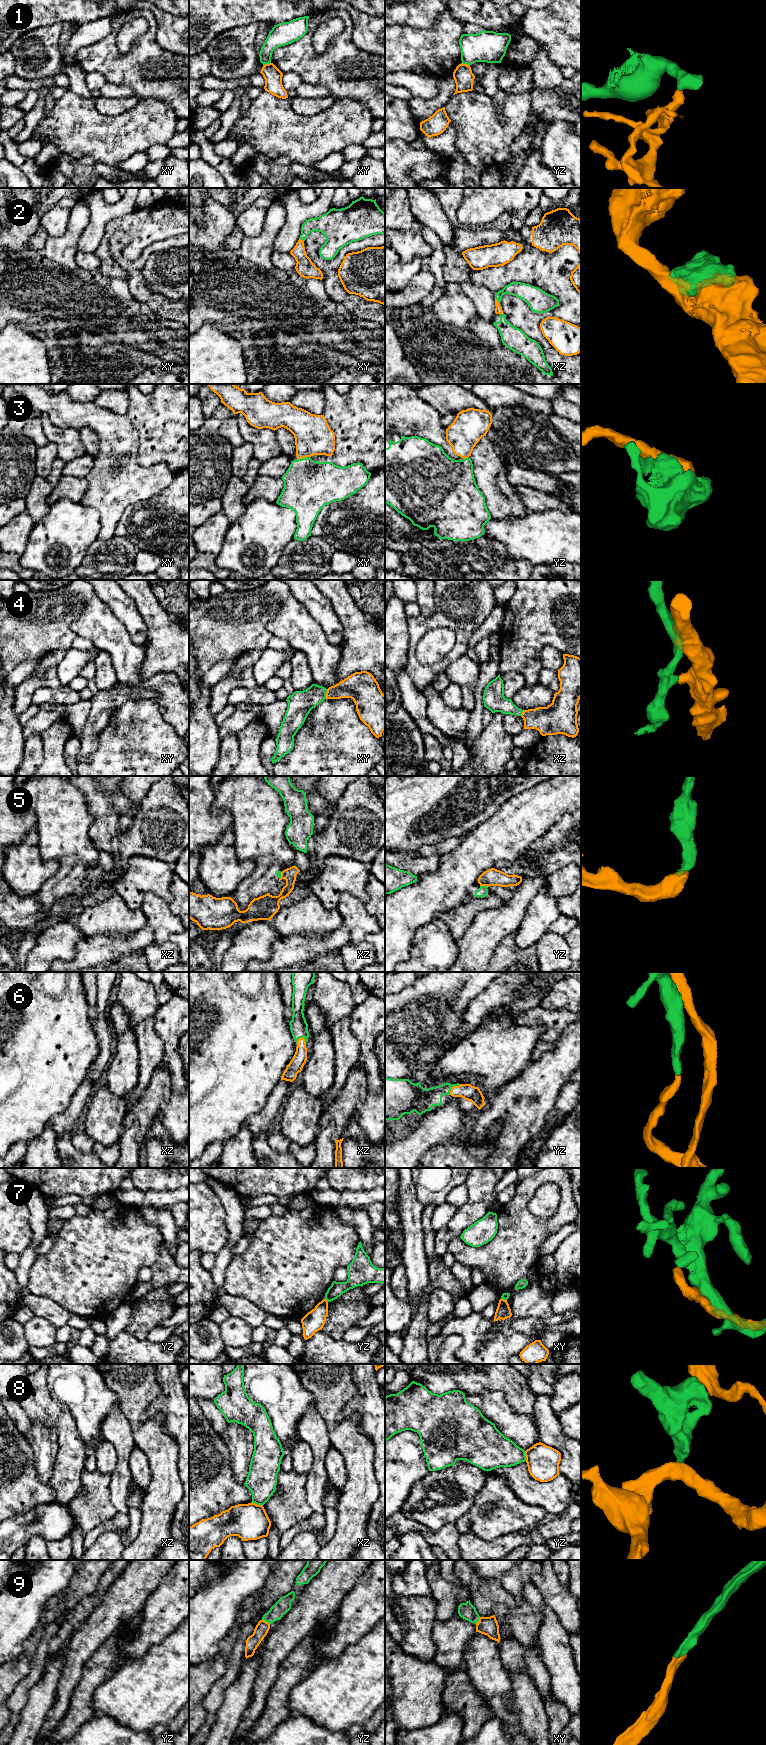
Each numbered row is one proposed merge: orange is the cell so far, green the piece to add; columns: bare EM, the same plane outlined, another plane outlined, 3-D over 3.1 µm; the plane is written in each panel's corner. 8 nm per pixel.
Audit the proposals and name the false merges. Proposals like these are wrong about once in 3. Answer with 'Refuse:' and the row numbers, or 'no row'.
Refuse: 1, 5, 7, 8

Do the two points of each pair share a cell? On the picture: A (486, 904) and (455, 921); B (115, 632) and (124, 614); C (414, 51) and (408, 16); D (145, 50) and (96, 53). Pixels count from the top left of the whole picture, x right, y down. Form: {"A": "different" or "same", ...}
{"A": "same", "B": "different", "C": "different", "D": "same"}

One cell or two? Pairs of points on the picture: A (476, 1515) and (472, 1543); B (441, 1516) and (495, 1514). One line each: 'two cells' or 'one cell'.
A: two cells
B: two cells

